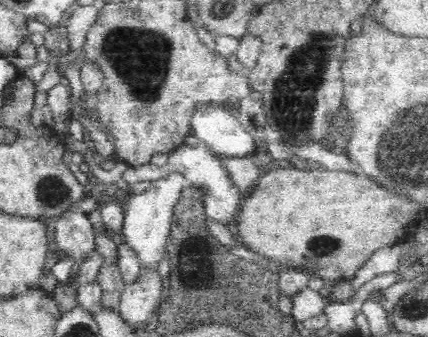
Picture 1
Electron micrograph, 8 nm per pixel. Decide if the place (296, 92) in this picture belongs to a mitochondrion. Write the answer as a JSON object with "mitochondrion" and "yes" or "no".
{"mitochondrion":"yes"}

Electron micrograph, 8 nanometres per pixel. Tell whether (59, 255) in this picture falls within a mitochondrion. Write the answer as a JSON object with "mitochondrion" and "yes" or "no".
{"mitochondrion":"no"}

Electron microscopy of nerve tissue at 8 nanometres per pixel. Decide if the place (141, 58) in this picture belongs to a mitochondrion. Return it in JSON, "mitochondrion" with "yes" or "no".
{"mitochondrion":"yes"}

